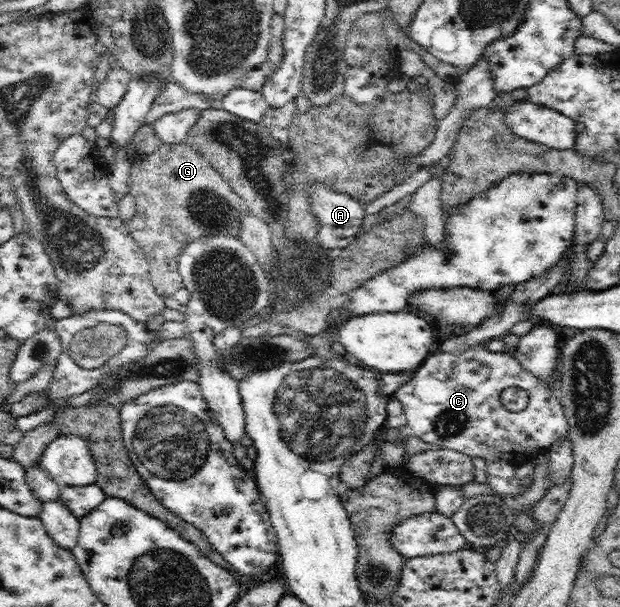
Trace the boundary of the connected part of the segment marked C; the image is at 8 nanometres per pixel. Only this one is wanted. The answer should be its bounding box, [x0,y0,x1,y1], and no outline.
[393,341,568,468]

